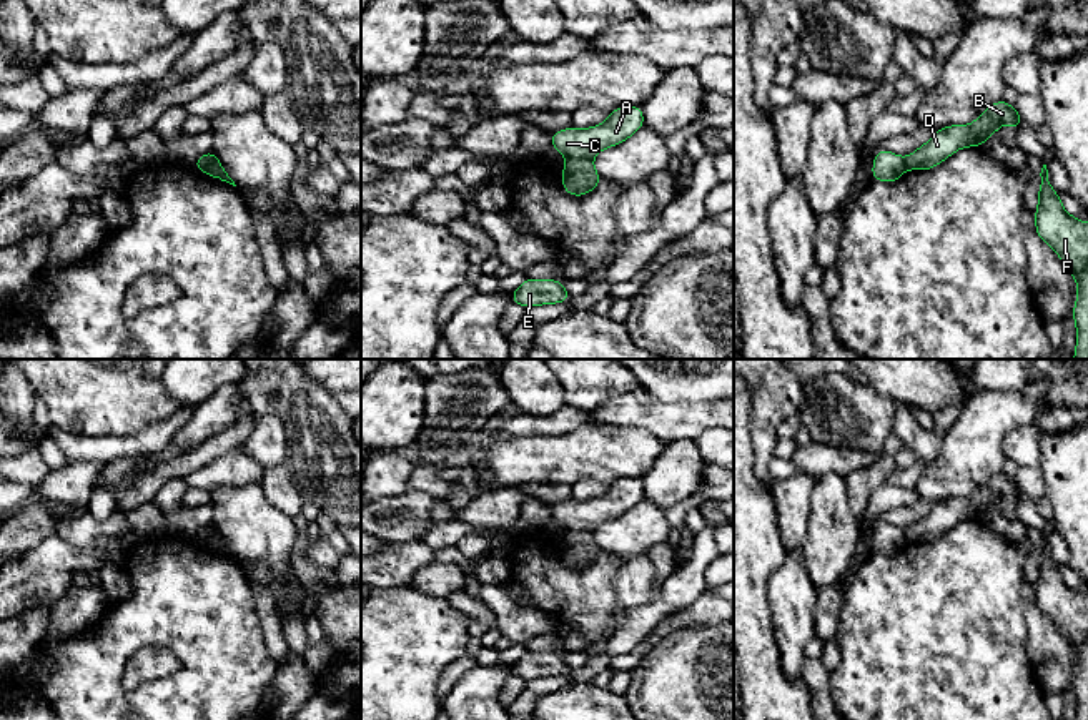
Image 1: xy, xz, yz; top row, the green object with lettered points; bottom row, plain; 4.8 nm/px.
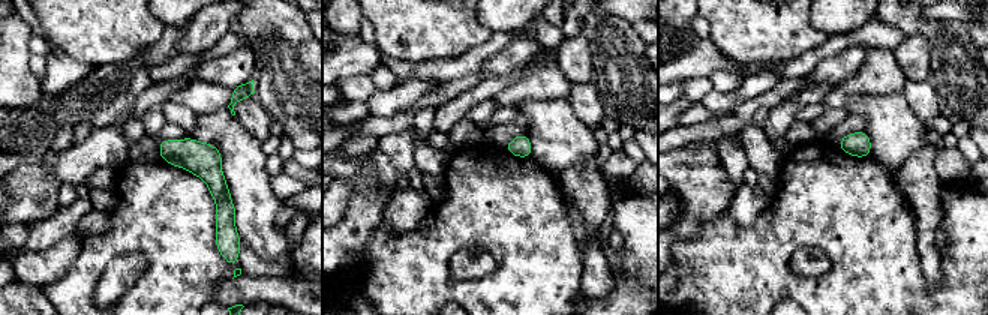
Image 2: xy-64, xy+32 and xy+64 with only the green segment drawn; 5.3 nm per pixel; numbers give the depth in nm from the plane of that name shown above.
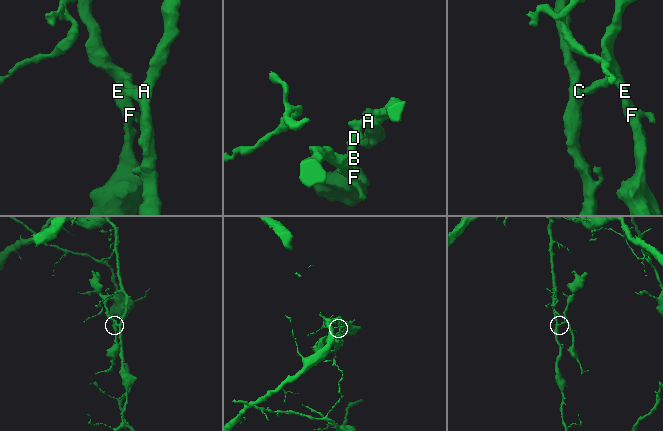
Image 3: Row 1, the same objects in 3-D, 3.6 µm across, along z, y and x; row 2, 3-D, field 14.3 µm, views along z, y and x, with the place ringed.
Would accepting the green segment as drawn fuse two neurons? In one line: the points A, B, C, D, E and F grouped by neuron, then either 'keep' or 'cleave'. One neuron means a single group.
A C / B D E F; cleave

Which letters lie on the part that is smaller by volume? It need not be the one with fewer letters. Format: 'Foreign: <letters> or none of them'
Foreign: B, D, E, F

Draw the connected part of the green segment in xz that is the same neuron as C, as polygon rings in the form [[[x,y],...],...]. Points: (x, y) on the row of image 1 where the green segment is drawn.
[[[619,106],[607,120],[592,128],[569,126],[551,135],[552,148],[566,158],[592,160],[602,150],[624,143],[644,126],[640,106]]]

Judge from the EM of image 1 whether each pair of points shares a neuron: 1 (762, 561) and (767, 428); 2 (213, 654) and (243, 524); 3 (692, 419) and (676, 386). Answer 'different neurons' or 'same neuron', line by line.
1: different neurons
2: different neurons
3: different neurons

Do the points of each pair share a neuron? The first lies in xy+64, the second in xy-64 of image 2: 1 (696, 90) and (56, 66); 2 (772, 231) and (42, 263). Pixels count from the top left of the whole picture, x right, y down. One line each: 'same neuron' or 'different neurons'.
1: different neurons
2: different neurons

